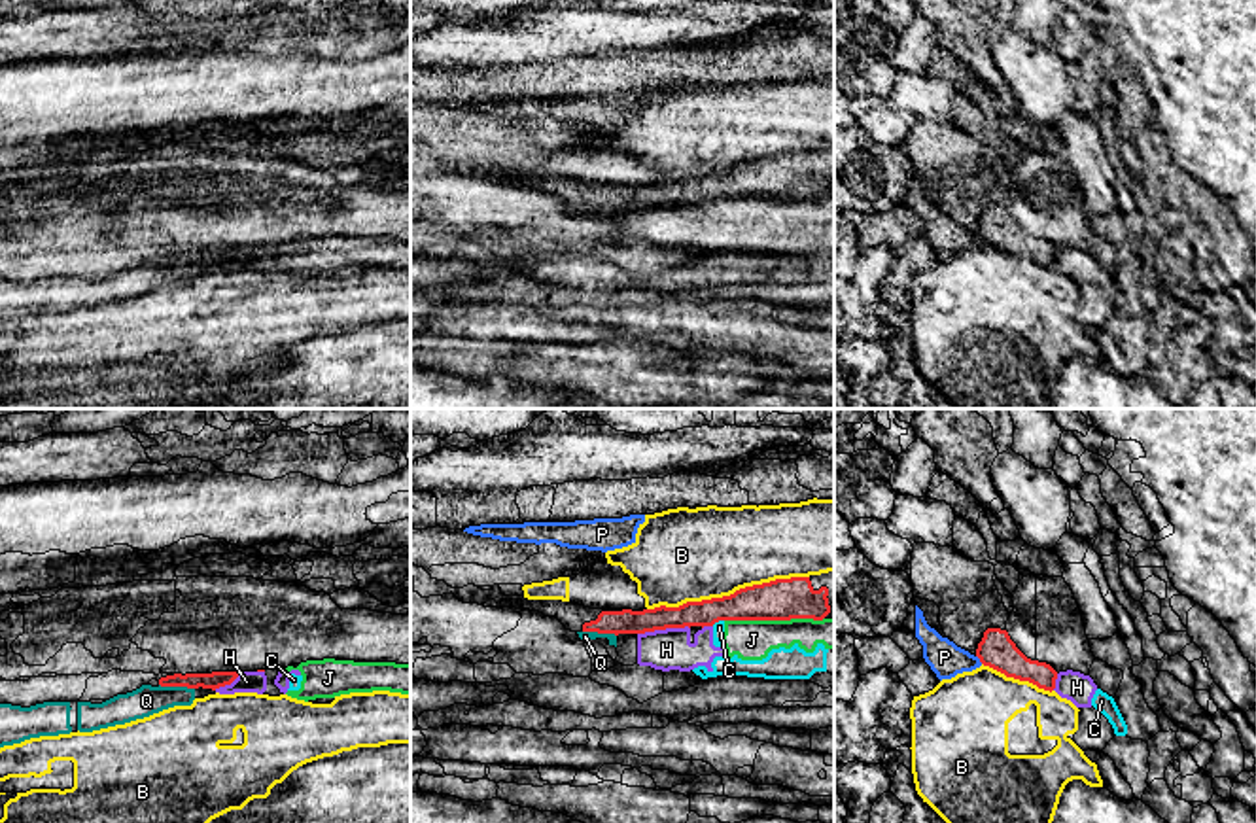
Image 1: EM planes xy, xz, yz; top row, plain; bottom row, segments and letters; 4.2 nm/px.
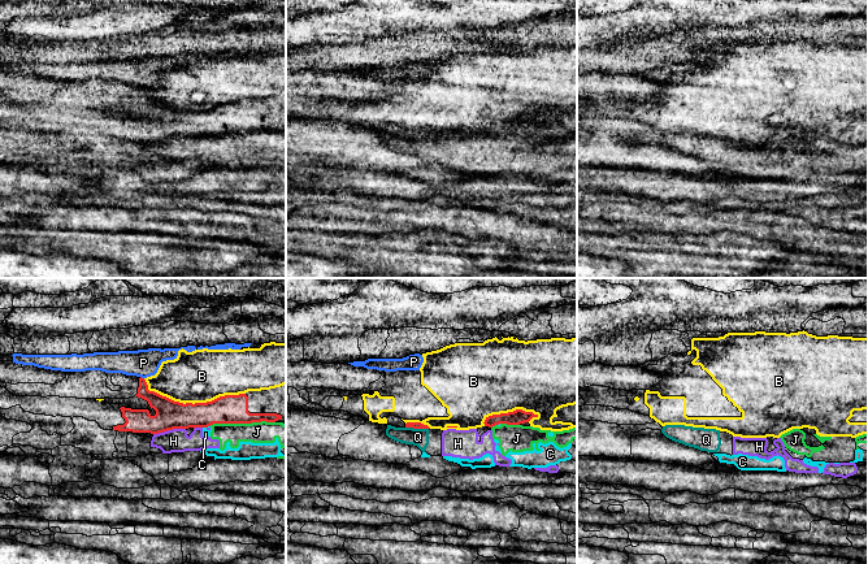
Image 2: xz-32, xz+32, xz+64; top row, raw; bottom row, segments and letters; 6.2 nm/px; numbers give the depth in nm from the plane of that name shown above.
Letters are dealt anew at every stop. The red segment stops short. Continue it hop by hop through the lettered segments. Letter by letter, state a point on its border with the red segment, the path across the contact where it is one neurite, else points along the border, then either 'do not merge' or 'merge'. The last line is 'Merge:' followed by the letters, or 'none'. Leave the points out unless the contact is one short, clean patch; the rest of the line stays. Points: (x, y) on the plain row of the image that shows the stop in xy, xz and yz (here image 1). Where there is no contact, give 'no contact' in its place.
B: xz (727, 173) | do not merge
C: xz (717, 197) | along xz (723, 195), (712, 201) | do not merge
H: xz (662, 205) | along xz (689, 203), (666, 203), (638, 210) | do not merge
J: xz (774, 195) | do not merge
P: yz (978, 233) | along yz (976, 231), (982, 239) | do not merge
Q: xy (176, 262) | along xy (159, 260), (193, 265) | do not merge
Merge: none

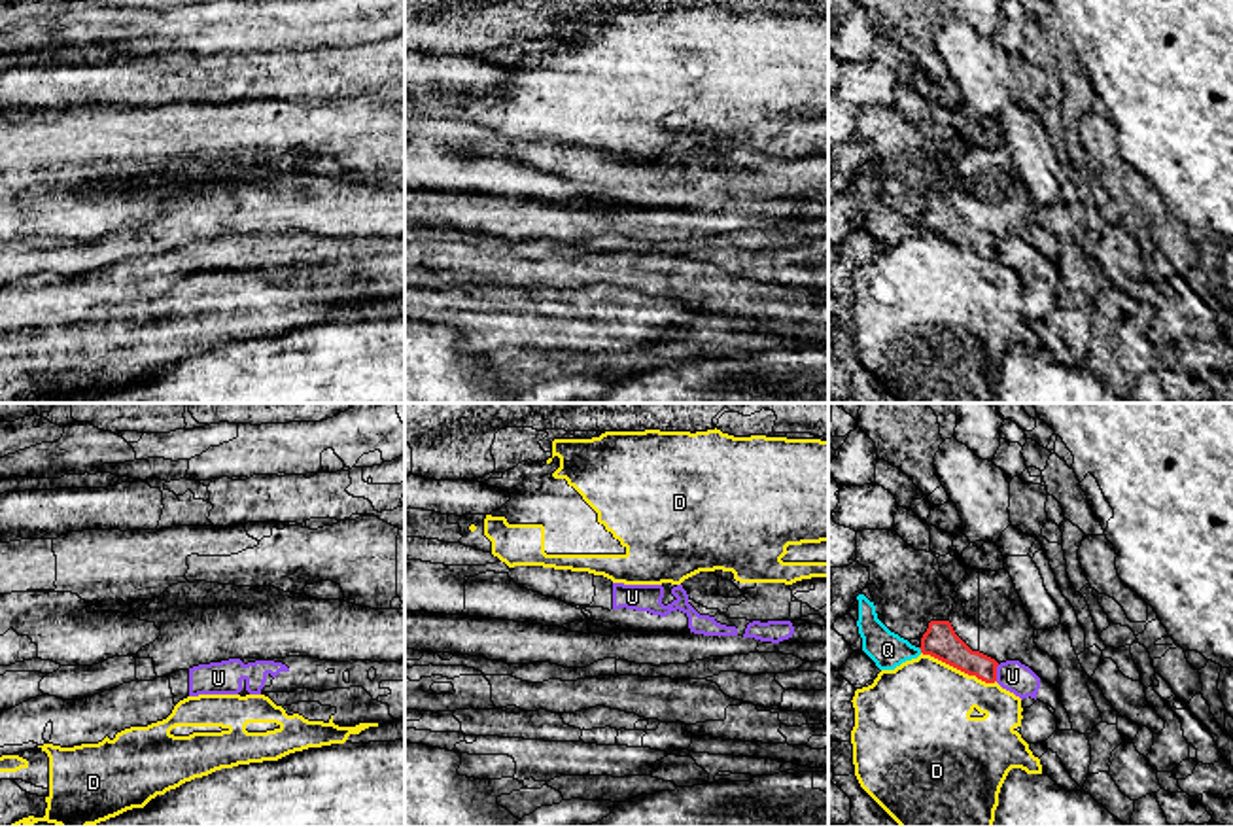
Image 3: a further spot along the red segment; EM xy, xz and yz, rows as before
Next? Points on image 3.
D: yz (959, 245) | do not merge
Q: yz (920, 224) | along yz (918, 224), (921, 228) | do not merge
U: yz (995, 248) | along yz (999, 241), (995, 256) | do not merge
Merge: none

